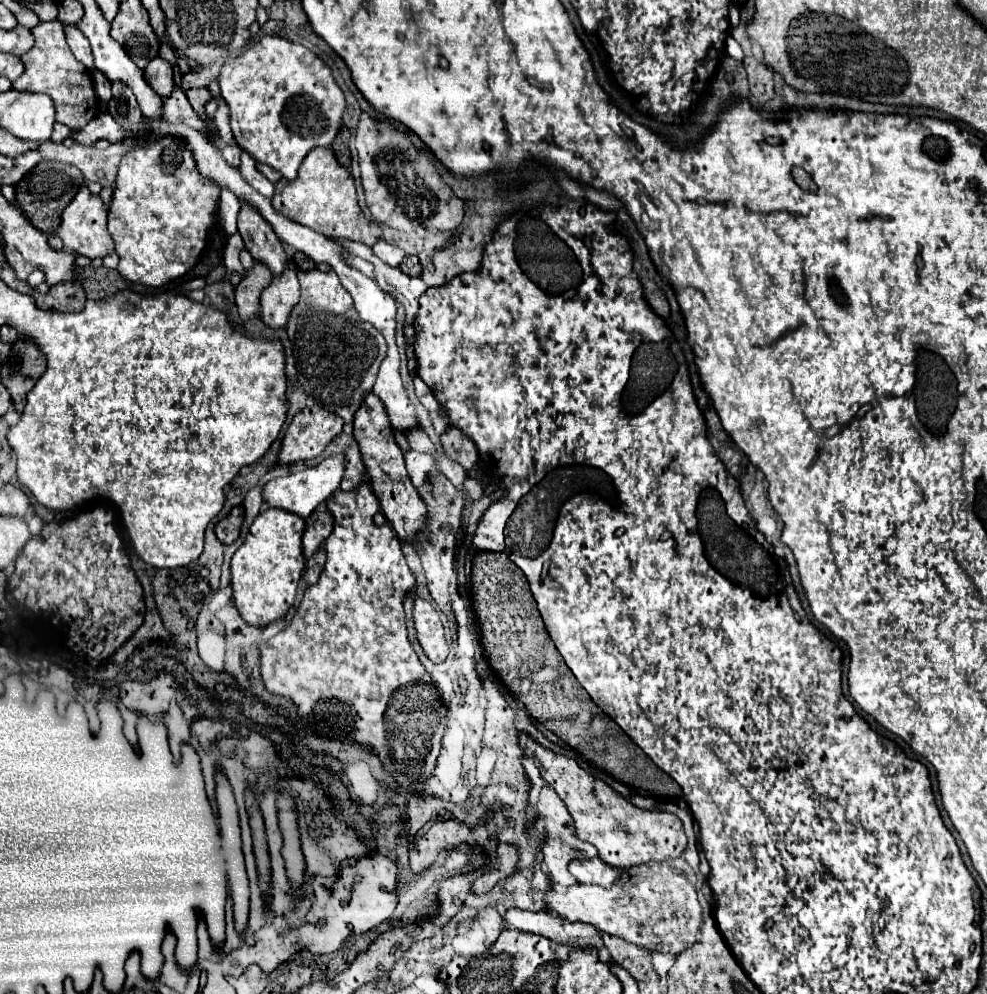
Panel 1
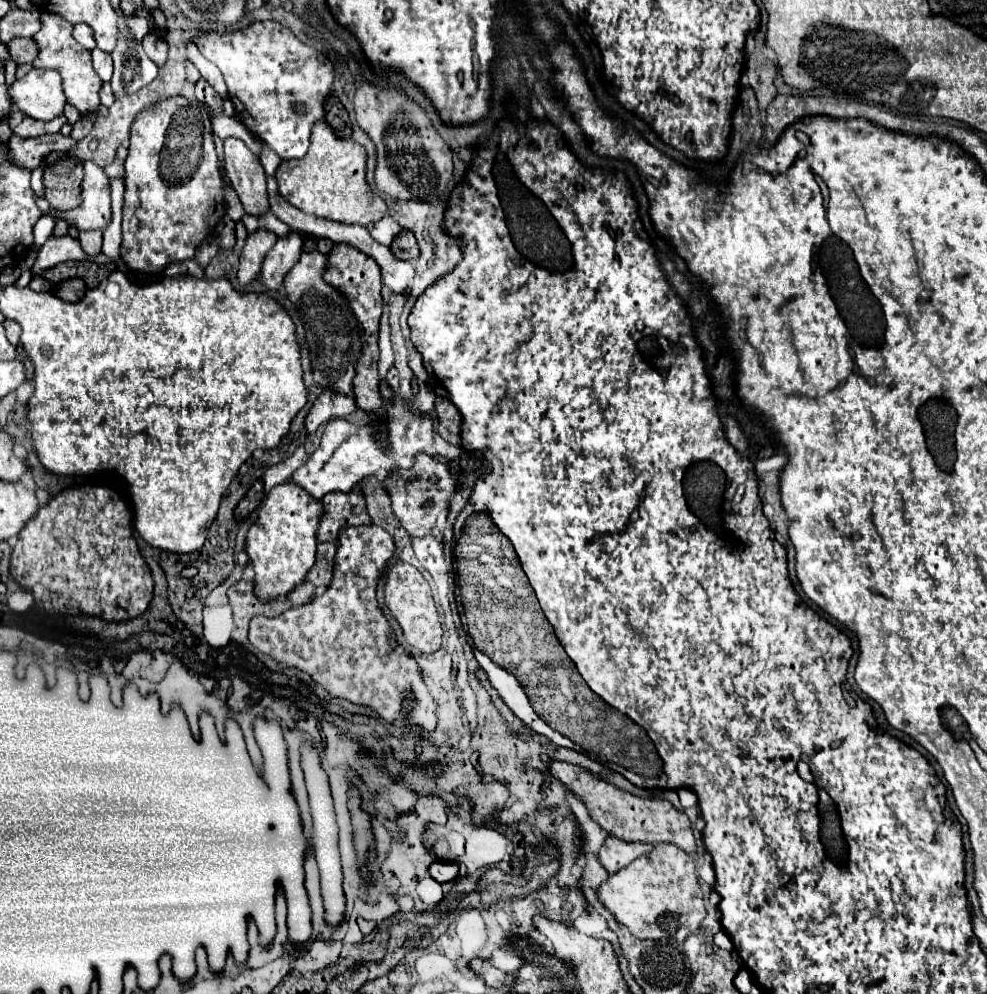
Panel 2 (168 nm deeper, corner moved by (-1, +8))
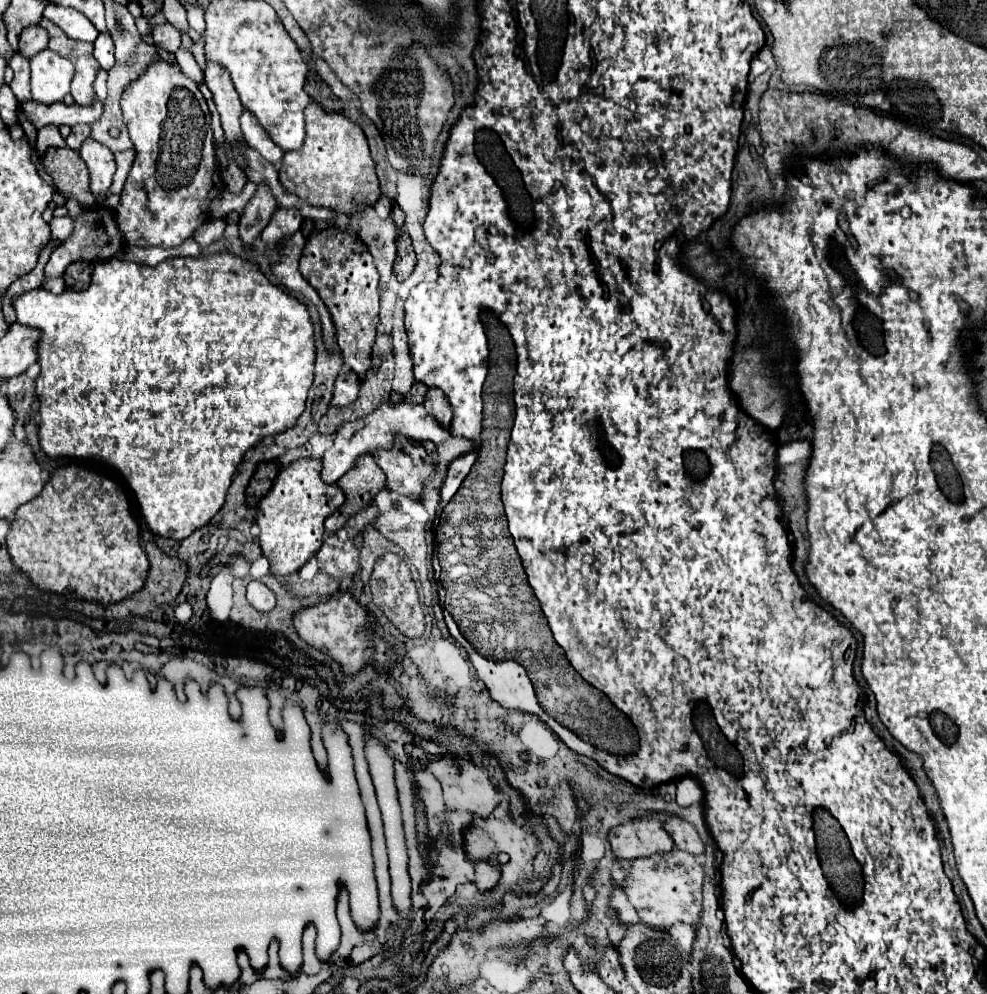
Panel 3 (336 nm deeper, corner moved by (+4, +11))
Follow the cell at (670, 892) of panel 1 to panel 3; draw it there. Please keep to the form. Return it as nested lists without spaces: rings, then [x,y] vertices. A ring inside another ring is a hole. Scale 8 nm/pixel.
[[[672,848],[664,854],[632,860],[628,868],[628,882],[622,884],[622,890],[630,904],[636,906],[642,924],[668,930],[676,922],[694,924],[694,920],[698,920],[702,908],[702,882],[704,870],[700,862],[692,854]]]

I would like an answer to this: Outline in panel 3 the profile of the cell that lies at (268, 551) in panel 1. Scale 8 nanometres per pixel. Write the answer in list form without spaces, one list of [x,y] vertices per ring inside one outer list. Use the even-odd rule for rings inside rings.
[[[302,458],[280,470],[274,486],[258,506],[254,522],[260,528],[260,548],[270,562],[270,572],[278,578],[298,572],[318,552],[324,540],[324,520],[344,502],[344,494],[336,484],[328,486],[318,480],[318,468],[322,468],[320,462]]]

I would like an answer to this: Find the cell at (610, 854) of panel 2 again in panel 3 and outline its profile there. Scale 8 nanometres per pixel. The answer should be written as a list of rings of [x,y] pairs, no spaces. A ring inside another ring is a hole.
[[[630,820],[608,832],[608,842],[618,860],[634,860],[674,848],[660,820]]]

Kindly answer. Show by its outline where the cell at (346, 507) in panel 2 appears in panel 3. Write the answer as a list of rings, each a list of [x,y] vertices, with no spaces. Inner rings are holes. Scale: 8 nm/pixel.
[[[364,456],[350,472],[346,472],[346,476],[342,476],[342,480],[338,480],[336,486],[342,488],[346,500],[330,518],[326,518],[326,532],[336,534],[340,528],[344,528],[354,514],[374,500],[374,496],[384,488],[384,482],[386,478],[382,476],[378,464],[374,464],[374,456]]]

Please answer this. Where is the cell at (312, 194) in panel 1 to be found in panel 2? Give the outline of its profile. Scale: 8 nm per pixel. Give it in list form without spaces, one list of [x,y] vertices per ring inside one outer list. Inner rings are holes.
[[[319,121],[311,129],[311,147],[307,155],[303,159],[283,161],[275,173],[275,179],[279,183],[279,193],[297,209],[315,217],[367,227],[387,213],[387,205],[381,195],[371,191],[365,169],[365,147],[347,139],[339,139],[325,121]]]

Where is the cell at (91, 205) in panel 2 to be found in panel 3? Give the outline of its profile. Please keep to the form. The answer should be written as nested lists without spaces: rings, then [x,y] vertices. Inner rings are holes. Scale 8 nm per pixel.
[[[86,138],[80,148],[80,156],[86,162],[88,172],[90,172],[90,190],[94,198],[104,196],[112,186],[112,176],[116,170],[112,152],[106,146]]]

